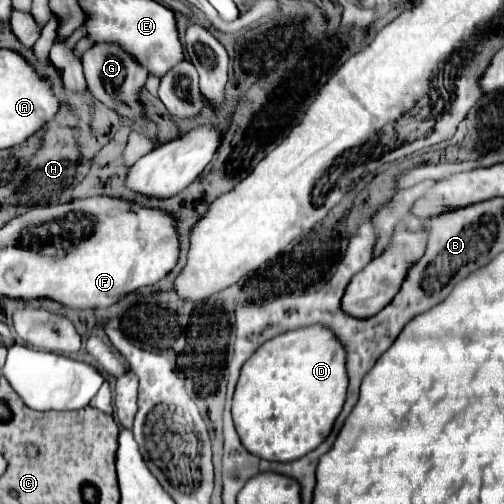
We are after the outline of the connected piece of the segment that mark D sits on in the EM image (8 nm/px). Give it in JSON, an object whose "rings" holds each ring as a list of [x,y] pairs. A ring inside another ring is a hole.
{"rings":[[[305,326],[279,334],[261,344],[243,364],[233,396],[233,422],[243,446],[265,460],[293,462],[315,450],[331,432],[347,396],[349,376],[345,368],[345,348],[325,326]]]}

